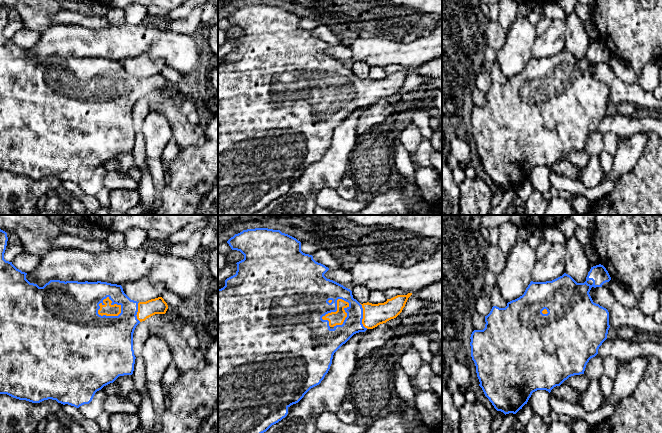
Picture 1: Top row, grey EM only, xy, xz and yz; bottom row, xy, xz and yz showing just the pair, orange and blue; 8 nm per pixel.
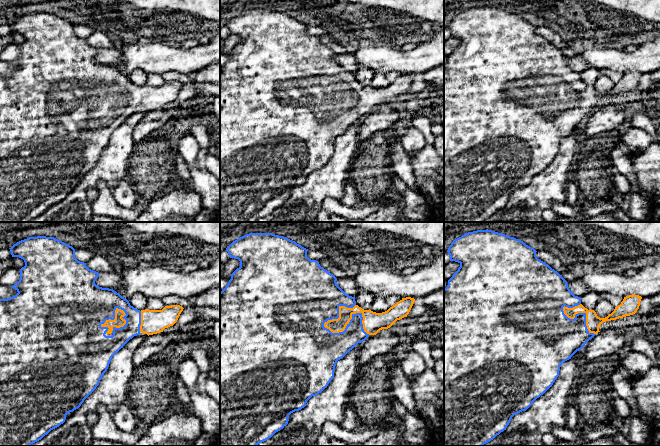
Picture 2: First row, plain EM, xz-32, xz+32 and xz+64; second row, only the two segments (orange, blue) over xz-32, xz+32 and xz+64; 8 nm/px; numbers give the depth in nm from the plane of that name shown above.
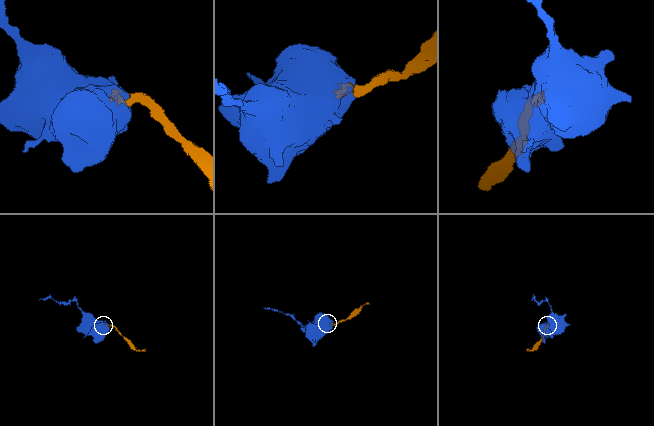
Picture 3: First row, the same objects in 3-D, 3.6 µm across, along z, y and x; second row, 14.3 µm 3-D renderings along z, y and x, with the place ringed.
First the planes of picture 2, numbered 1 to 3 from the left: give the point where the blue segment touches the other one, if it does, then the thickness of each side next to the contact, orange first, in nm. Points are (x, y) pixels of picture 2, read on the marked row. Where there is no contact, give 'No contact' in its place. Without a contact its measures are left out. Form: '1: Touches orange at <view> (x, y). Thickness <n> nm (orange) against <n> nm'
1: Touches orange at xz-32 (109, 319). Thickness 90 nm (orange) against 420 nm
2: Touches orange at xz+32 (351, 318). Thickness 170 nm (orange) against 260 nm
3: Touches orange at xz+64 (582, 312). Thickness 120 nm (orange) against 320 nm

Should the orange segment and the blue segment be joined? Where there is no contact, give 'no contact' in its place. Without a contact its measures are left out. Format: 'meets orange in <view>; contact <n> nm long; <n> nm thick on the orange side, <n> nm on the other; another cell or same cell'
meets orange in xz; contact 260 nm long; 110 nm thick on the orange side, 340 nm on the other; same cell

